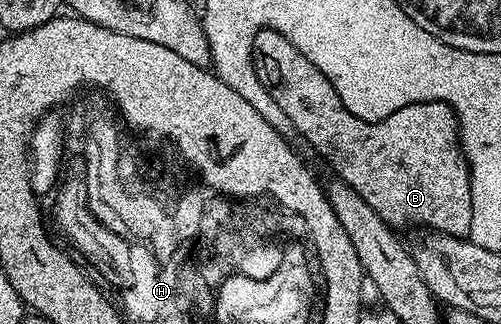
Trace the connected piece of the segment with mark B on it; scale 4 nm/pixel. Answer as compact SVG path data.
M261 29L255 35L253 40L253 66L255 67L255 75L259 75L259 83L263 83L263 87L267 87L271 99L275 99L275 103L283 111L283 115L287 115L287 119L291 119L294 130L298 134L301 132L302 139L334 169L335 172L333 173L343 183L347 183L351 188L354 188L388 225L392 227L398 227L398 225L425 225L421 227L434 233L445 233L447 236L468 238L471 231L471 199L473 198L471 195L471 183L469 182L469 164L465 162L465 155L461 152L457 114L454 113L451 106L442 101L424 101L423 103L411 103L407 107L387 115L387 119L382 121L364 121L359 119L355 115L351 115L351 111L347 111L347 107L343 107L343 103L339 99L335 87L331 87L327 75L323 75L323 71L319 71L319 67L315 67L315 63L311 63L311 59L307 59L307 55L300 53L287 38L279 35L273 29Z

